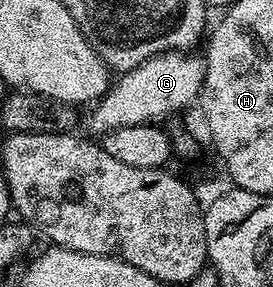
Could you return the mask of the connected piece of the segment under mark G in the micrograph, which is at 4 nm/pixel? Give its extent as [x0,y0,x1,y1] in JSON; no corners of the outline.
[83,51,205,135]

